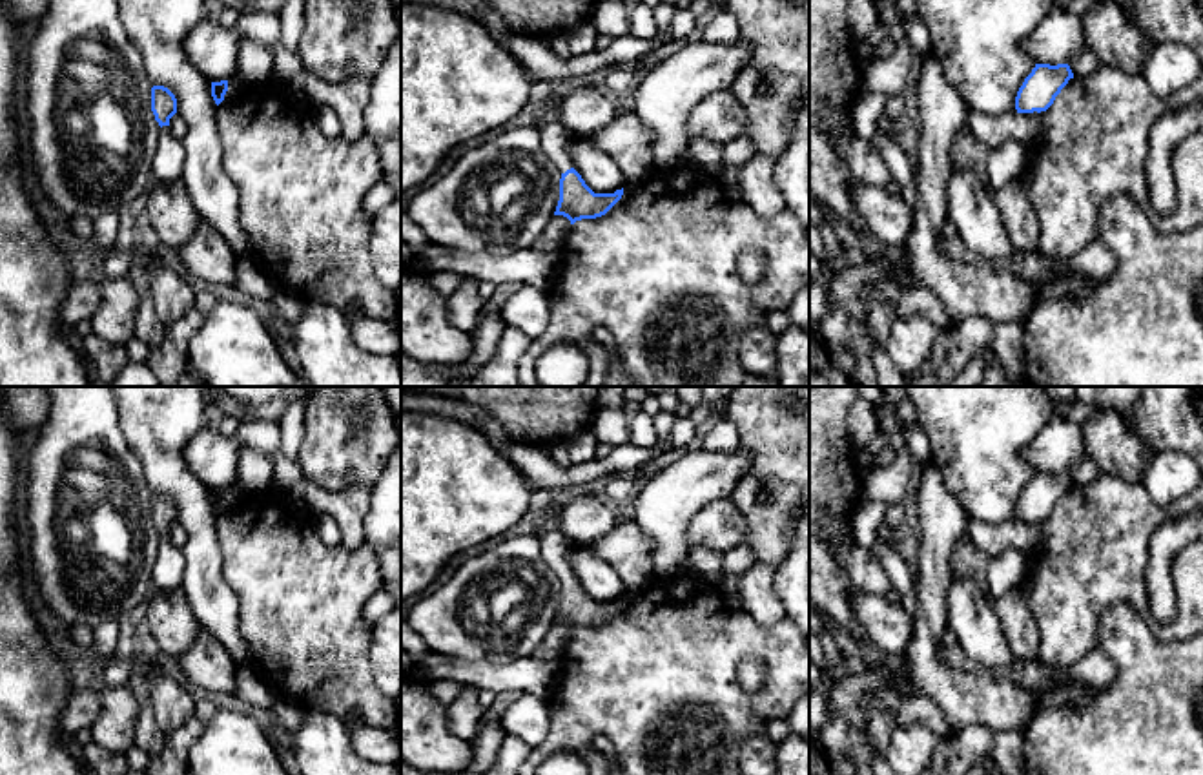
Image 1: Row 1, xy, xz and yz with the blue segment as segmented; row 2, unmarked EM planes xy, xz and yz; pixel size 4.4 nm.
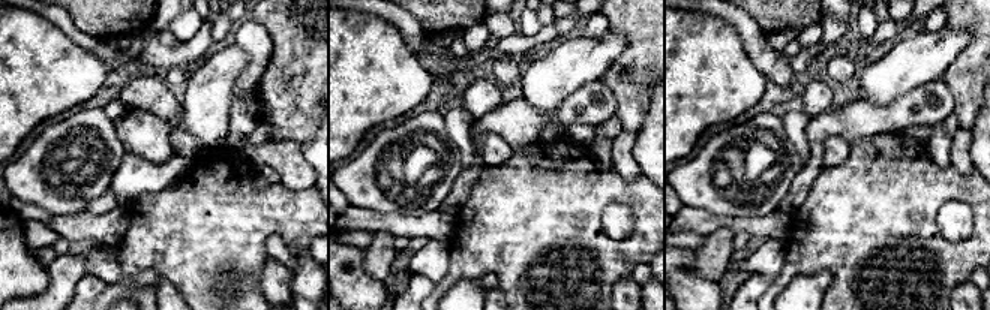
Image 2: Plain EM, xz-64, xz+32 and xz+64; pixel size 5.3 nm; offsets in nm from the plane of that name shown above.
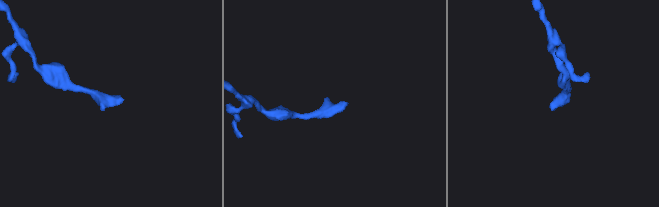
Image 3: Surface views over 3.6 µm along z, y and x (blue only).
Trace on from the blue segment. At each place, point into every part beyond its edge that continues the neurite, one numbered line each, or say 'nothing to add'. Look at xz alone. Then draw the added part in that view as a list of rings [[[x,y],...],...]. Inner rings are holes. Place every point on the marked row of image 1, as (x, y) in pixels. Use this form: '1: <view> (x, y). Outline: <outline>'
1: xz (555, 137). Outline: [[[560,120],[547,122],[540,128],[541,146],[560,173],[574,168],[569,157],[569,144],[574,140],[574,133],[567,129]]]

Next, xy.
1: xy (168, 161). Outline: [[[162,126],[157,151],[151,162],[151,175],[159,182],[171,182],[182,177],[182,168],[184,168],[184,146],[170,131],[170,126]]]

